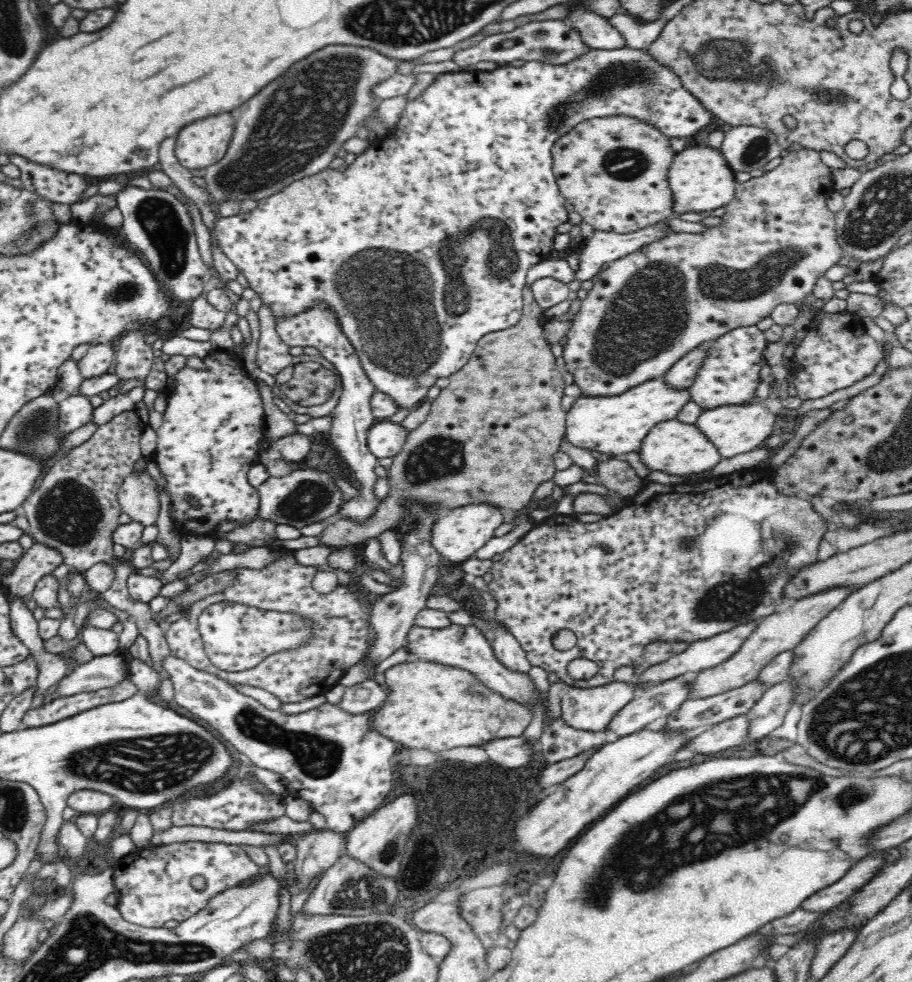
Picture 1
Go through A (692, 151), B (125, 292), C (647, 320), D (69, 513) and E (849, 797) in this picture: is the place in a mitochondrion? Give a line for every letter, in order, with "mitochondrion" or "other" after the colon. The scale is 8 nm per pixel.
A: other
B: mitochondrion
C: mitochondrion
D: mitochondrion
E: mitochondrion

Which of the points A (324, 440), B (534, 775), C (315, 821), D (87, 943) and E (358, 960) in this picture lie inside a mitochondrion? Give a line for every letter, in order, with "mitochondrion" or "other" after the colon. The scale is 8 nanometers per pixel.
A: other
B: other
C: other
D: mitochondrion
E: mitochondrion

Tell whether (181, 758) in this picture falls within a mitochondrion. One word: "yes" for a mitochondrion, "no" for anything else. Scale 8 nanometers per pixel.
yes

